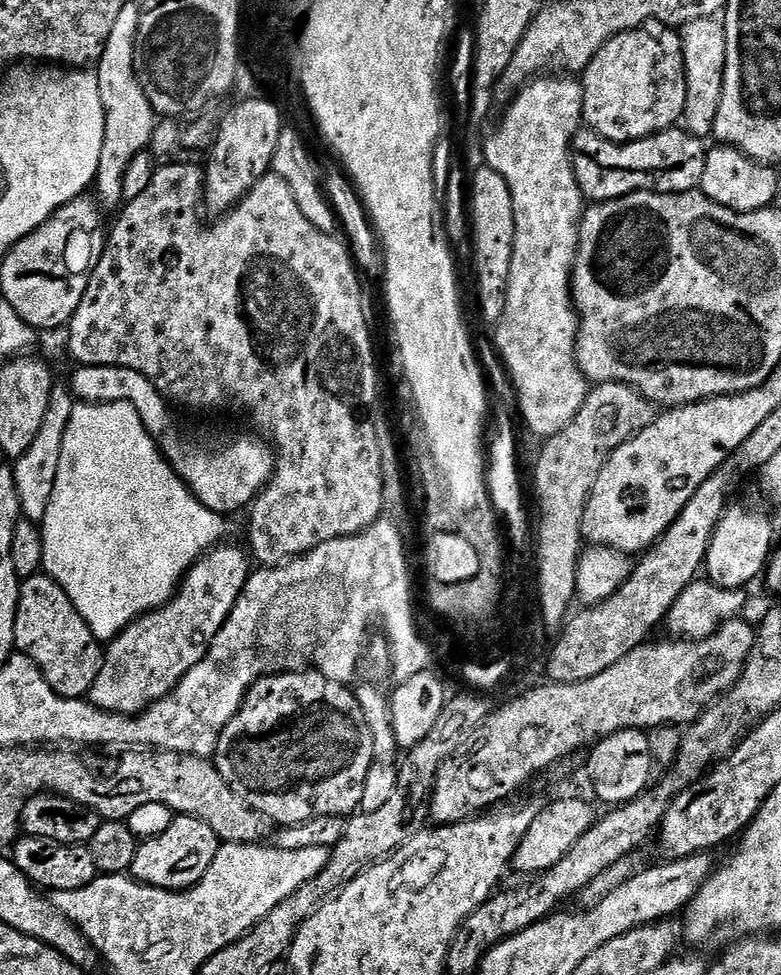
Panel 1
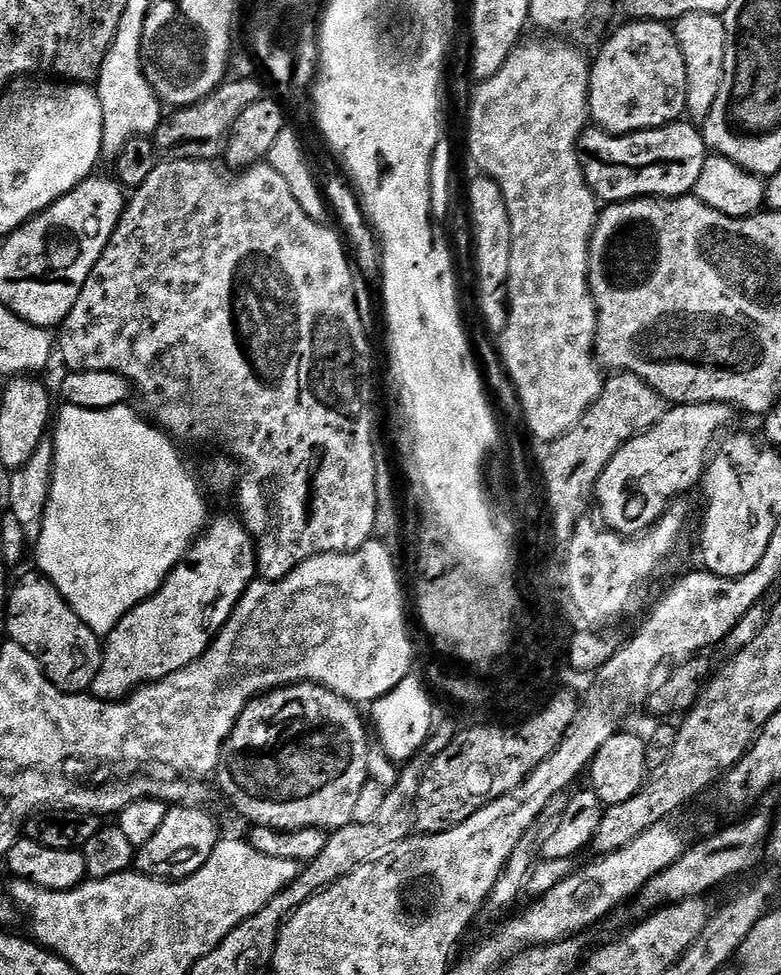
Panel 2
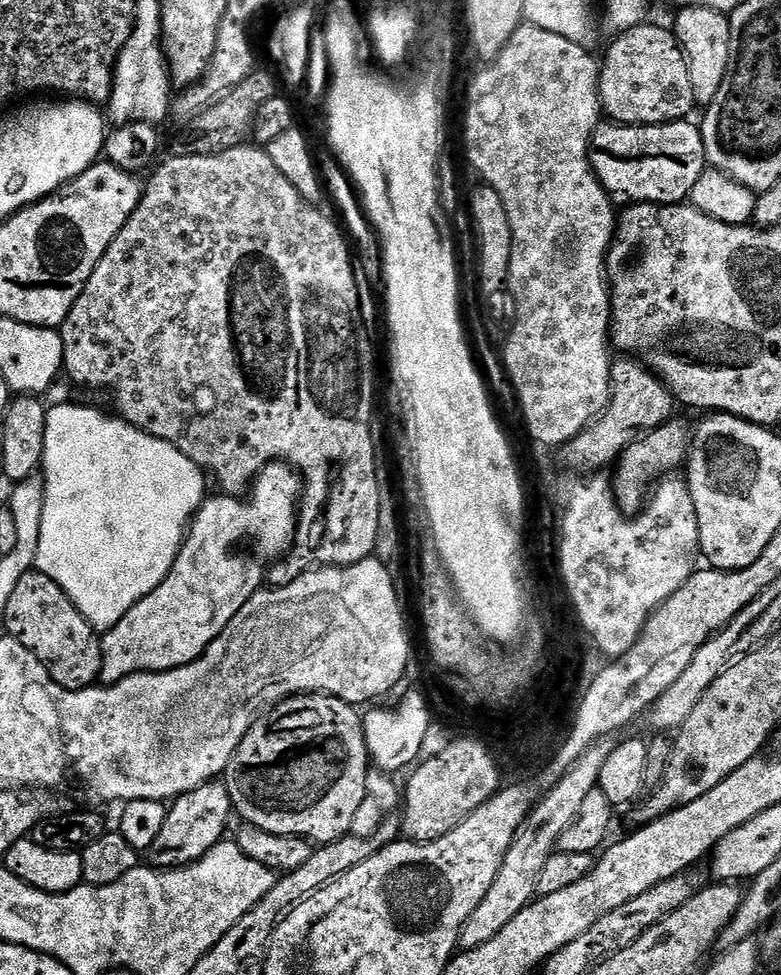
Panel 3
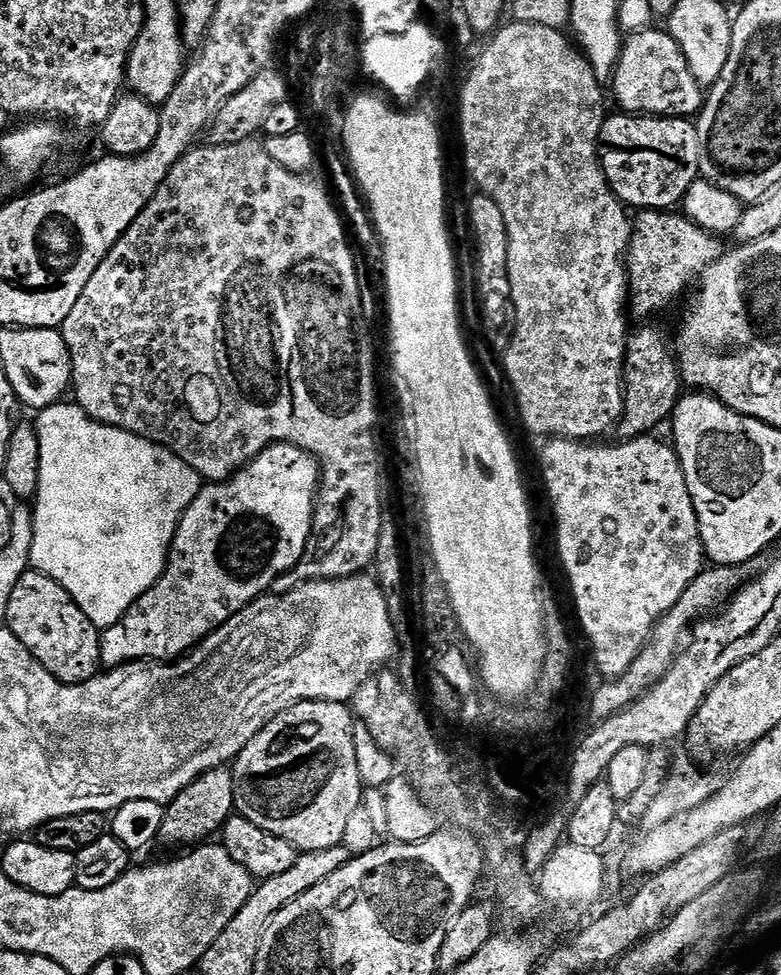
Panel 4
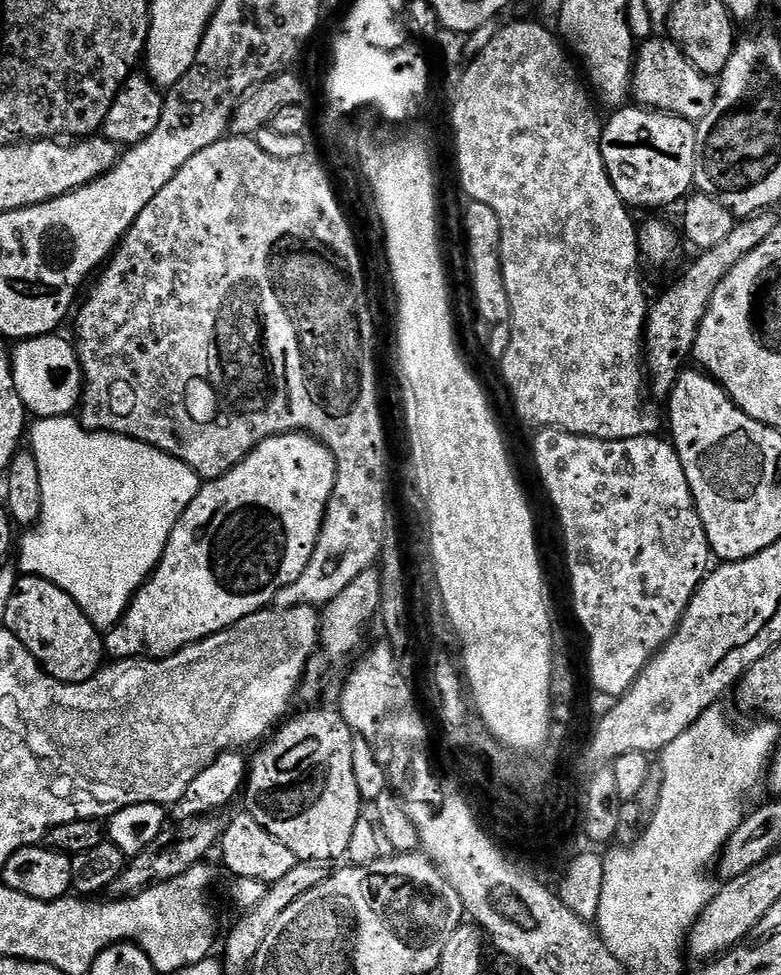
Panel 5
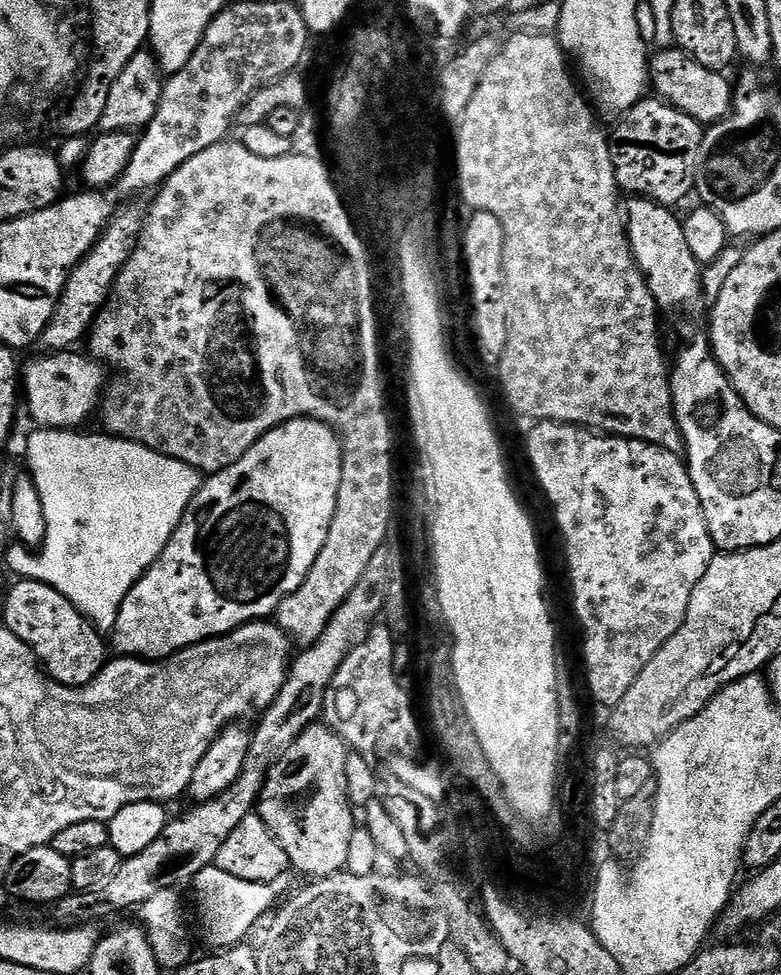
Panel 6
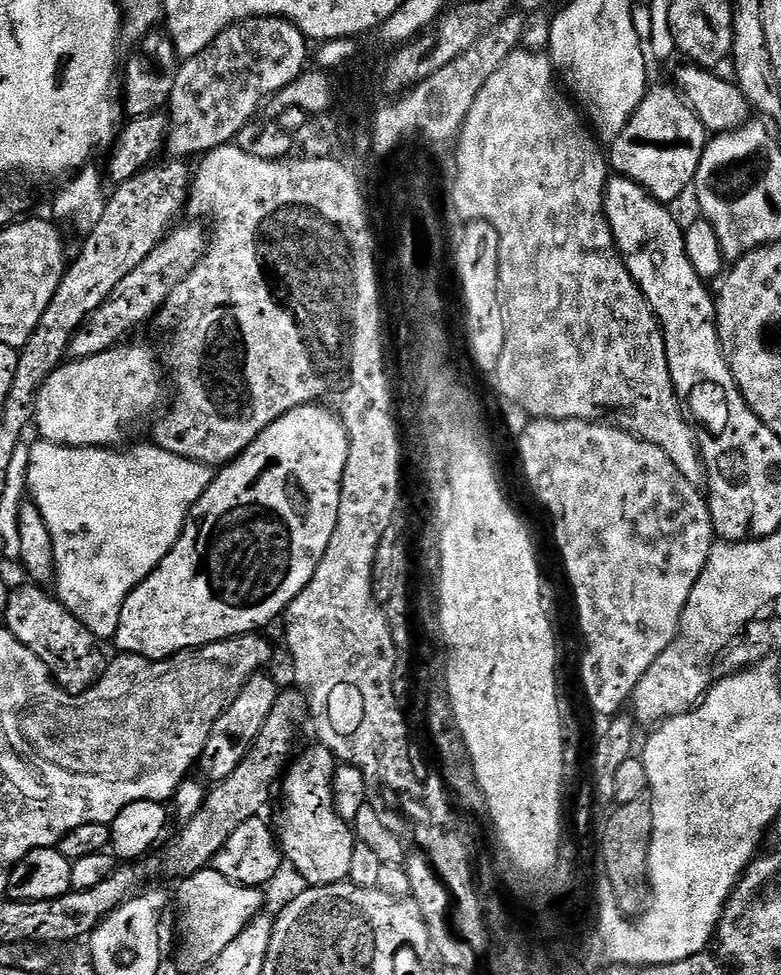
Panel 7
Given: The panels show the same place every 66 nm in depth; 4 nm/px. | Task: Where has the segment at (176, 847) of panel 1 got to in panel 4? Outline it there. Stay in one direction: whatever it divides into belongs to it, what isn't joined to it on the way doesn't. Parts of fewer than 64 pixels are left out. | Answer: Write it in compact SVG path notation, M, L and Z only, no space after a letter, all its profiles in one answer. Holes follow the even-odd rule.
M229 767L204 772L190 786L184 787L174 799L168 801L164 810L159 843L176 846L194 846L205 841L212 832L224 826L235 811L233 774Z

